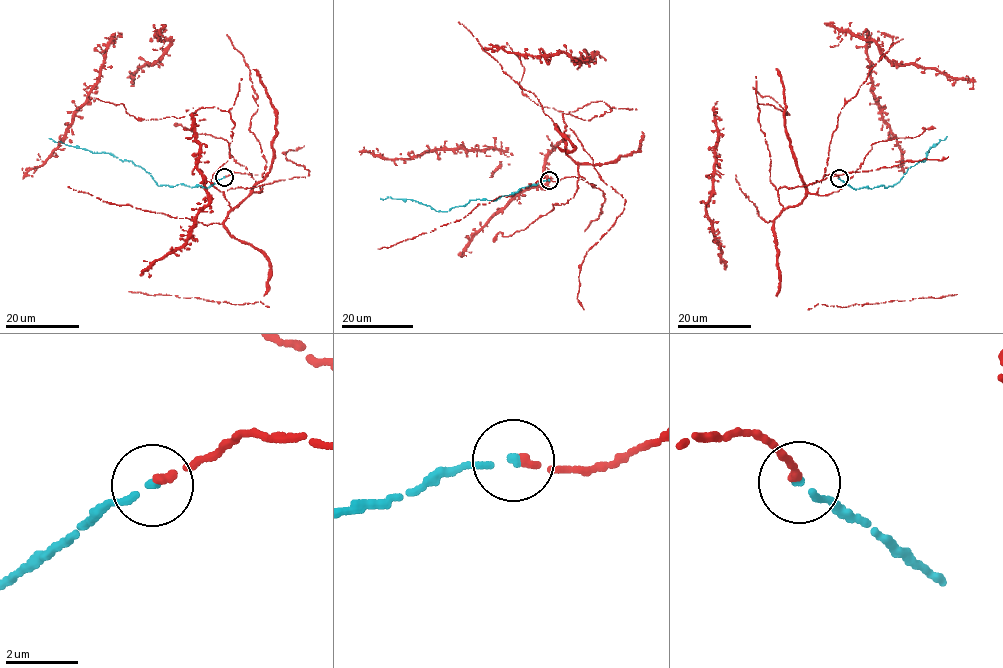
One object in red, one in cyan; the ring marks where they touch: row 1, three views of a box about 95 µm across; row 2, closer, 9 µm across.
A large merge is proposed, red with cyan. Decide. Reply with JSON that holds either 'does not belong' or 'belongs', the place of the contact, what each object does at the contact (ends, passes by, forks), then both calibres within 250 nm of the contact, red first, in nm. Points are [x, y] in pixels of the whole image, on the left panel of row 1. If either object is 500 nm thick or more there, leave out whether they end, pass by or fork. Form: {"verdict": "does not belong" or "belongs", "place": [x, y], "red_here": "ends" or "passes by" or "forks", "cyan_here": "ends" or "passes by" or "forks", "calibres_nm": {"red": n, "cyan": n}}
{"verdict": "belongs", "place": [224, 177], "red_here": "ends", "cyan_here": "ends", "calibres_nm": {"red": 220, "cyan": 200}}

